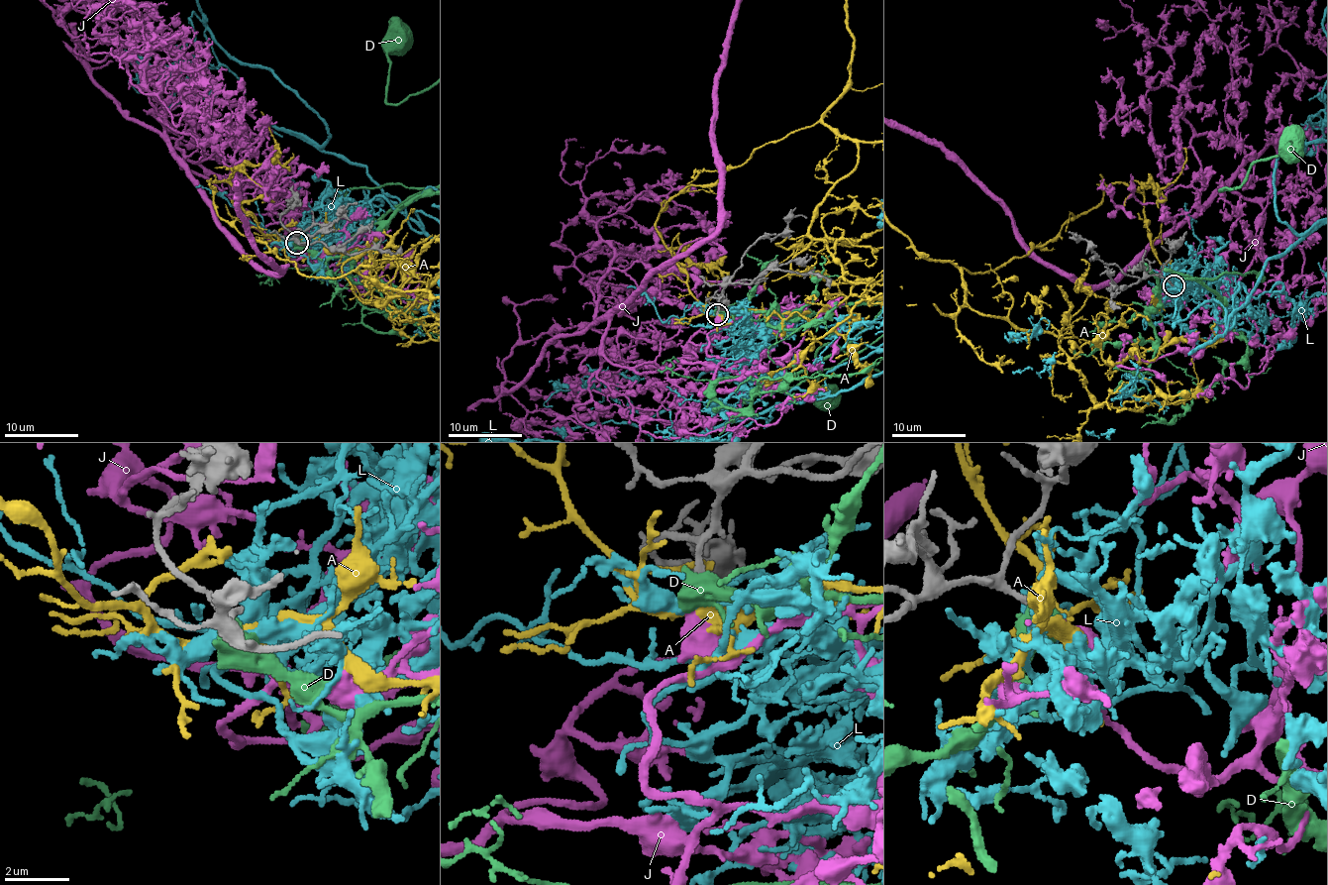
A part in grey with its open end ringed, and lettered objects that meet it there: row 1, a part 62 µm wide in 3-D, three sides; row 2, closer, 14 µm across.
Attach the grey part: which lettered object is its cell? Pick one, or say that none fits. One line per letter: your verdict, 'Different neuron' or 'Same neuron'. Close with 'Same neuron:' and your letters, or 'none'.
A: Different neuron
D: Different neuron
J: Same neuron
L: Different neuron
Same neuron: J

